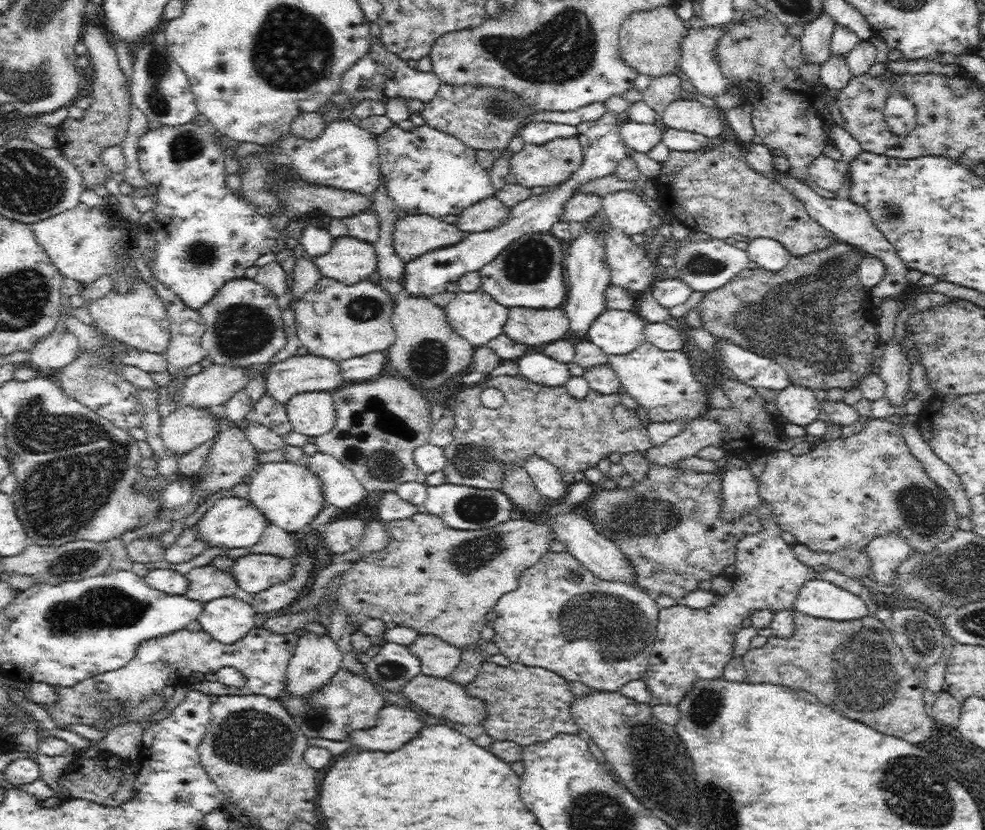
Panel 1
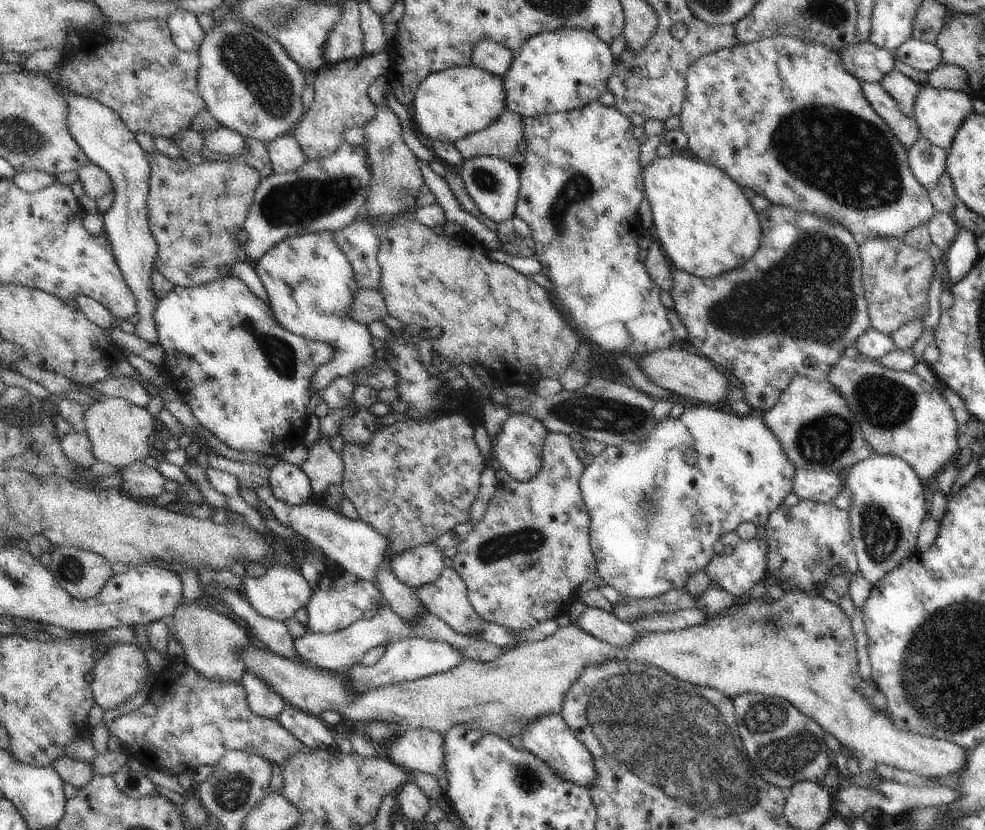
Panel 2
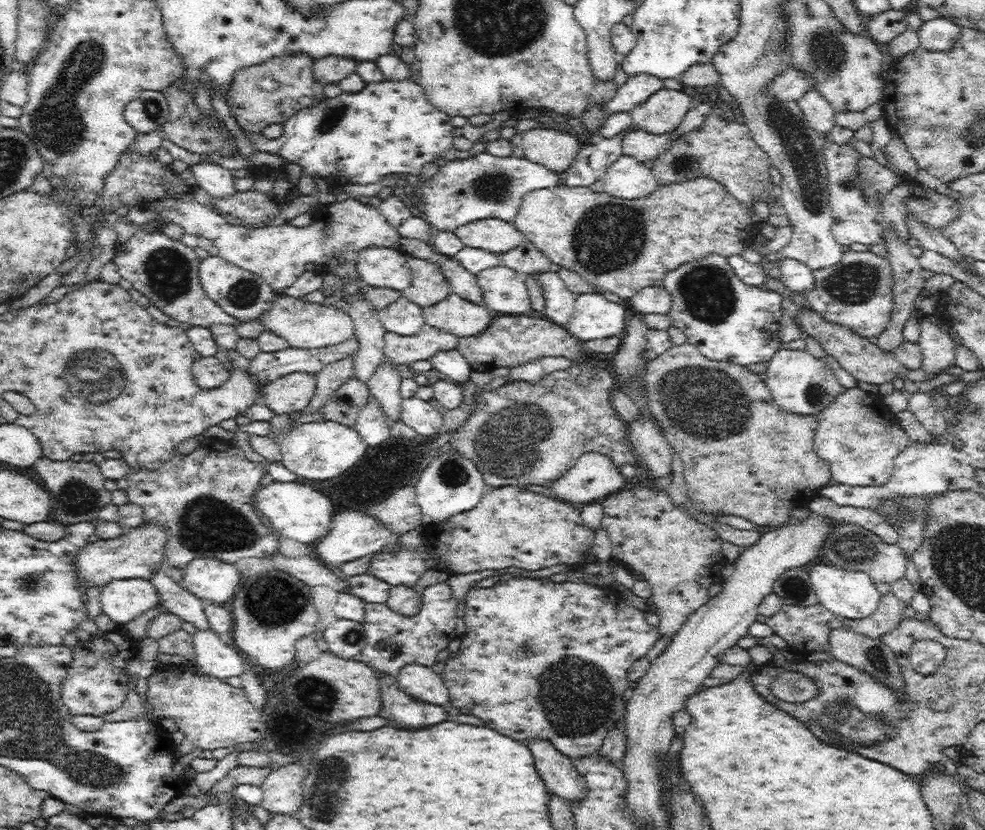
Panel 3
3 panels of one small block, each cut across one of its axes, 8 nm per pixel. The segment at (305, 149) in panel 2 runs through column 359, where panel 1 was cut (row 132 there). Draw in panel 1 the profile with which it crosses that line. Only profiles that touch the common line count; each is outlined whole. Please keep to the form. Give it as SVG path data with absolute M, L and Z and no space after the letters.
M90 20L84 26L82 40L88 48L88 52L86 52L88 60L92 62L92 66L96 70L94 90L90 94L90 96L96 98L96 102L92 104L90 110L86 110L86 116L82 120L68 118L58 128L56 142L58 142L58 150L64 154L64 158L72 166L76 166L76 170L82 174L82 188L84 188L84 192L88 192L94 186L104 184L108 180L108 176L112 176L108 166L100 162L100 150L104 150L108 146L120 146L120 142L124 142L124 138L128 134L132 112L130 112L130 84L128 84L126 74L118 66L116 48L108 42L102 28L98 28Z

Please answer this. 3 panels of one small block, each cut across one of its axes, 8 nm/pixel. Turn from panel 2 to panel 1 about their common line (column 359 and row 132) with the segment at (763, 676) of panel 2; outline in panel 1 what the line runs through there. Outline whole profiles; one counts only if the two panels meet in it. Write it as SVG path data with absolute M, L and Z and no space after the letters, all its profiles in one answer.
M690 98L690 100L674 100L662 114L662 120L668 128L674 130L690 130L694 134L704 134L710 140L720 140L720 132L724 130L724 122L720 118L724 110L716 106L714 108L706 108L702 102L698 102L698 98Z

